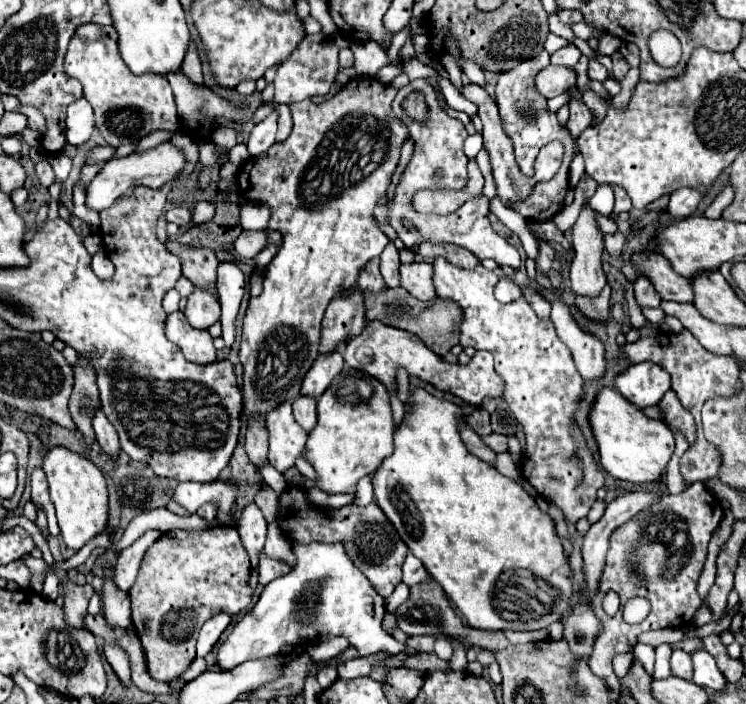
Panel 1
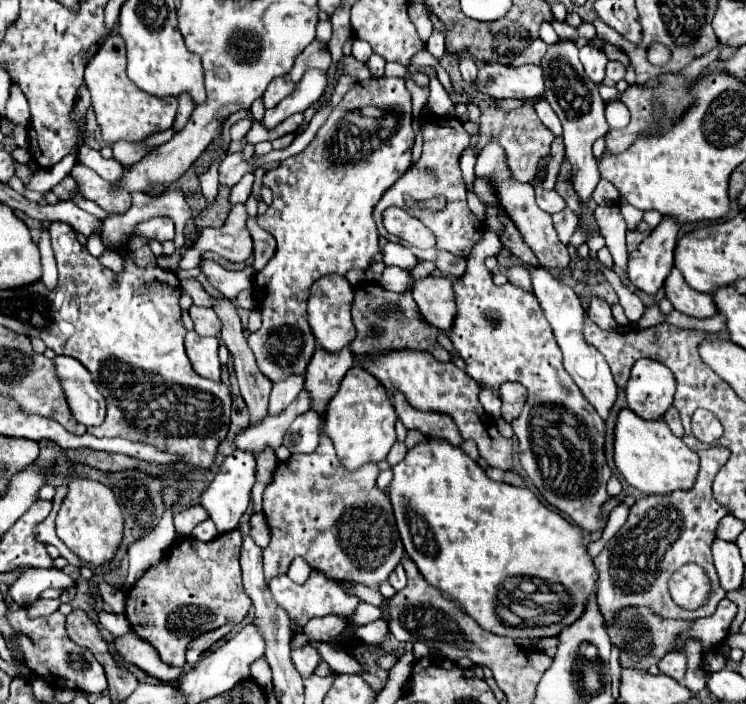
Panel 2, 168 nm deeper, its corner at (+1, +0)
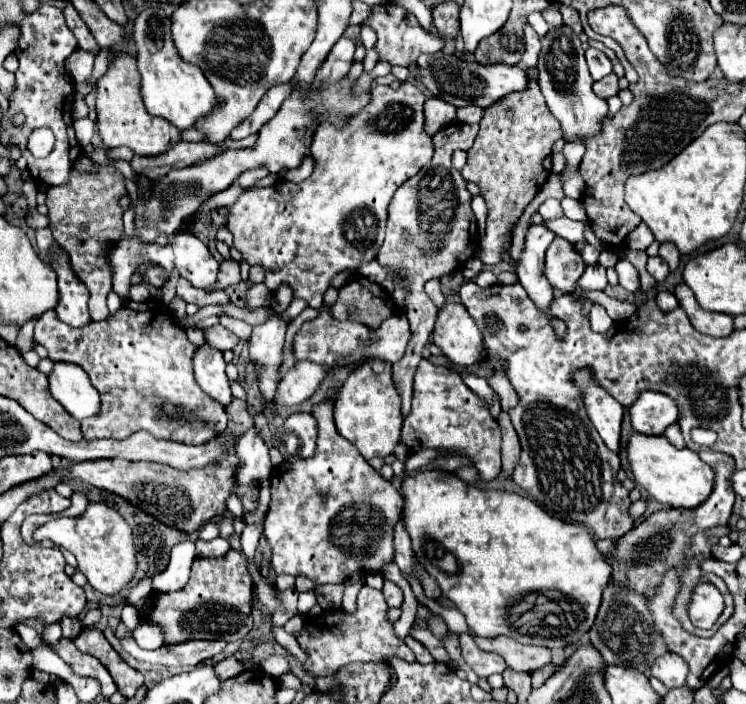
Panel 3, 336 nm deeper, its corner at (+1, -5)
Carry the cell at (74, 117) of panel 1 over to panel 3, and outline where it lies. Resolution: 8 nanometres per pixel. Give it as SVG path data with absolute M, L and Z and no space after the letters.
M77 48L77 50L65 60L65 68L67 68L69 76L71 76L75 82L83 84L83 82L91 76L93 60L95 60L95 58L93 58L91 54L87 54L87 52L83 52L83 50Z

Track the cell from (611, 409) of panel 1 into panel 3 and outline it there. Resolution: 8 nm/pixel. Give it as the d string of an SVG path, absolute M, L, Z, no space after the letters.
M635 432L629 440L627 454L635 482L661 504L669 504L673 508L697 508L713 492L715 474L711 466L705 464L697 452L689 448L675 448L665 436L645 436Z

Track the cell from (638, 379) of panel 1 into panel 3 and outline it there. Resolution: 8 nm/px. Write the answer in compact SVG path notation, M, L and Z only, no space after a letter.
M641 392L629 414L635 432L647 436L663 436L665 428L677 422L675 402L661 392Z

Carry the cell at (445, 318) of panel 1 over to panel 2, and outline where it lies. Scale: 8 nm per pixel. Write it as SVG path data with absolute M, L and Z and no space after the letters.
M361 283L355 289L355 301L353 301L353 325L357 331L357 337L353 339L351 347L353 353L373 353L375 349L391 349L391 345L401 347L417 347L425 351L433 351L437 347L437 337L443 333L435 325L431 327L427 321L423 321L417 307L413 309L411 293L393 293L383 289L381 285L373 283Z

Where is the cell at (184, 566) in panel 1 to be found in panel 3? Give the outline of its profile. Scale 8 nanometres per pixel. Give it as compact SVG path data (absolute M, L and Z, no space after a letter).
M229 550L223 558L195 558L185 588L169 594L153 594L155 604L147 618L163 626L165 644L187 640L243 640L253 628L251 592L253 580L243 554Z

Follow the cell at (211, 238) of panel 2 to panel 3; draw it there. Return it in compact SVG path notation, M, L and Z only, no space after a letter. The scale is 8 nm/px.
M225 260L219 268L219 278L217 278L217 286L213 286L213 290L225 290L227 286L233 286L241 280L239 276L239 264L233 260Z

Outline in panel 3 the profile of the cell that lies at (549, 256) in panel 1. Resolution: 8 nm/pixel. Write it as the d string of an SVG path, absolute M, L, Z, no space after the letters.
M555 238L551 246L547 248L545 258L545 278L549 284L569 296L575 296L577 280L583 276L587 264L581 260L581 256L573 250L571 242L565 242L565 238Z

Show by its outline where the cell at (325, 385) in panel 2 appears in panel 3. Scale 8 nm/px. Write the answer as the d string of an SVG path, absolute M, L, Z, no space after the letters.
M321 402L313 408L319 424L317 450L311 458L279 464L271 474L271 504L265 516L265 538L271 546L271 566L277 574L307 576L315 584L339 584L355 572L375 572L393 560L393 528L403 510L399 492L373 470L355 446L337 434L333 426L333 402Z

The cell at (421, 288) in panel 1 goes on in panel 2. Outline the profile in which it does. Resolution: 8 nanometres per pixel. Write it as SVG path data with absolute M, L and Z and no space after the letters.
M427 275L423 279L415 279L413 283L413 299L419 305L421 315L435 327L449 331L455 317L455 299L451 289L451 279L443 275Z

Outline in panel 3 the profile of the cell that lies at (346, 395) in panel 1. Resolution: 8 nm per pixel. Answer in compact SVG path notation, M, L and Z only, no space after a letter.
M369 360L367 364L361 364L347 376L335 402L335 424L339 434L351 444L355 444L365 460L375 456L385 458L393 454L393 448L399 442L403 414L401 414L401 398L397 394L397 388L393 386L389 362Z

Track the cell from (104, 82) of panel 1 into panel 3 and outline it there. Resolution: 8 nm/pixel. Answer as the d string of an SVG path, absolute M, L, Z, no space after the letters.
M121 52L115 56L111 70L97 82L97 128L107 148L127 146L137 156L157 156L165 154L169 146L181 140L181 132L165 122L163 118L153 118L141 100L141 78L137 74L137 62L131 54Z

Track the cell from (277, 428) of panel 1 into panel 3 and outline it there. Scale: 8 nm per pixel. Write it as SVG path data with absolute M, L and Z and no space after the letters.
M309 360L295 362L295 366L279 382L275 404L295 406L309 400L319 388L319 384L323 382L325 374L327 368L321 364L313 364Z

